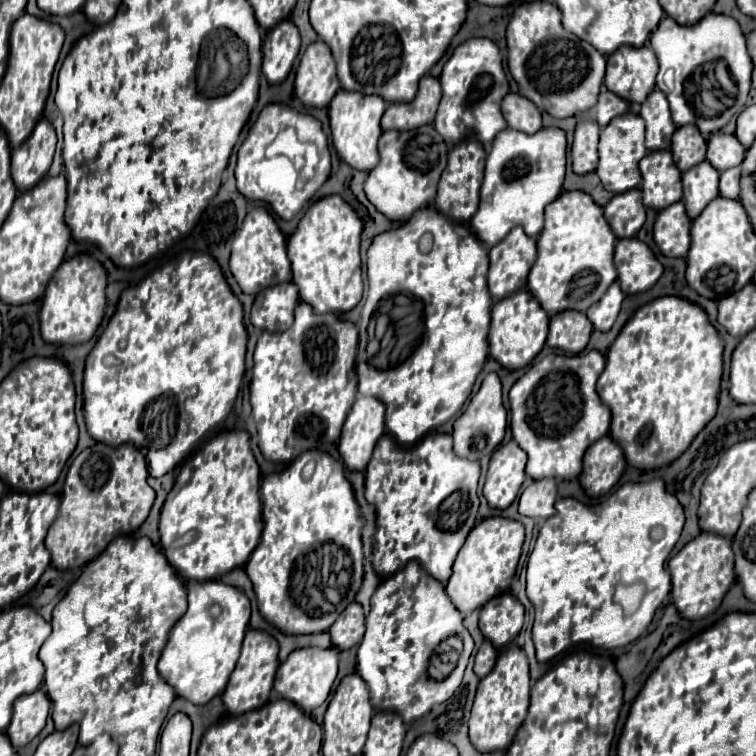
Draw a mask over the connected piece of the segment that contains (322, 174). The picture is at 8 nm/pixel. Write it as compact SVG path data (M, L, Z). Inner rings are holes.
M278 103L266 105L262 109L262 113L258 115L256 123L252 125L252 129L248 131L248 137L246 137L246 141L242 143L242 147L238 151L238 163L236 163L238 191L250 201L270 203L278 217L282 217L284 221L290 221L314 197L314 193L322 187L322 183L328 179L328 175L330 175L330 151L328 151L328 139L326 139L326 135L322 131L320 121L314 119L312 115L302 115L302 113L298 113L296 109L292 109L288 105L278 105ZM286 127L296 127L298 137L306 137L306 141L314 143L318 147L318 151L320 151L320 165L316 169L316 175L302 189L296 187L298 171L290 171L290 161L286 161L286 157L276 157L276 159L266 159L264 157L264 149Z

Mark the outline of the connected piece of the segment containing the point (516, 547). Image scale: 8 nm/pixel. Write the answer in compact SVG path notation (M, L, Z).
M488 517L470 531L466 543L462 545L456 557L454 573L446 585L446 593L458 611L472 613L474 609L486 605L486 601L490 601L492 597L508 591L510 581L518 567L522 543L524 543L524 525L520 521L504 517Z

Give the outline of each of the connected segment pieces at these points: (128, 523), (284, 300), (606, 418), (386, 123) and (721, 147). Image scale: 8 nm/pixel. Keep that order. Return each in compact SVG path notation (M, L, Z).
M96 443L84 449L68 469L60 513L46 535L52 565L60 571L84 567L96 559L116 535L136 531L146 521L154 503L154 489L146 479L146 459L132 445L108 447Z
M280 283L258 293L250 321L262 331L286 331L294 321L294 307L298 305L298 287L294 283Z
M598 351L580 355L546 355L542 361L534 363L510 389L510 429L514 441L528 453L526 475L532 479L576 479L582 471L582 457L586 449L608 435L610 429L610 409L600 401L596 391L596 381L604 371L604 355Z
M432 75L420 79L420 89L414 101L410 103L392 103L388 105L382 117L382 129L416 129L418 125L428 125L436 117L436 109L442 97L440 81Z
M714 133L708 141L708 157L706 159L720 173L730 167L740 165L744 161L744 155L746 155L746 149L742 147L742 143L734 135Z

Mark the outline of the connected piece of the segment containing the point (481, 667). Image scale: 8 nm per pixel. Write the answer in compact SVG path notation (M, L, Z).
M484 641L482 647L480 647L478 653L476 653L474 673L476 673L480 679L486 677L486 675L492 671L492 667L494 667L494 663L496 663L496 657L498 657L496 647L494 647L490 641Z

